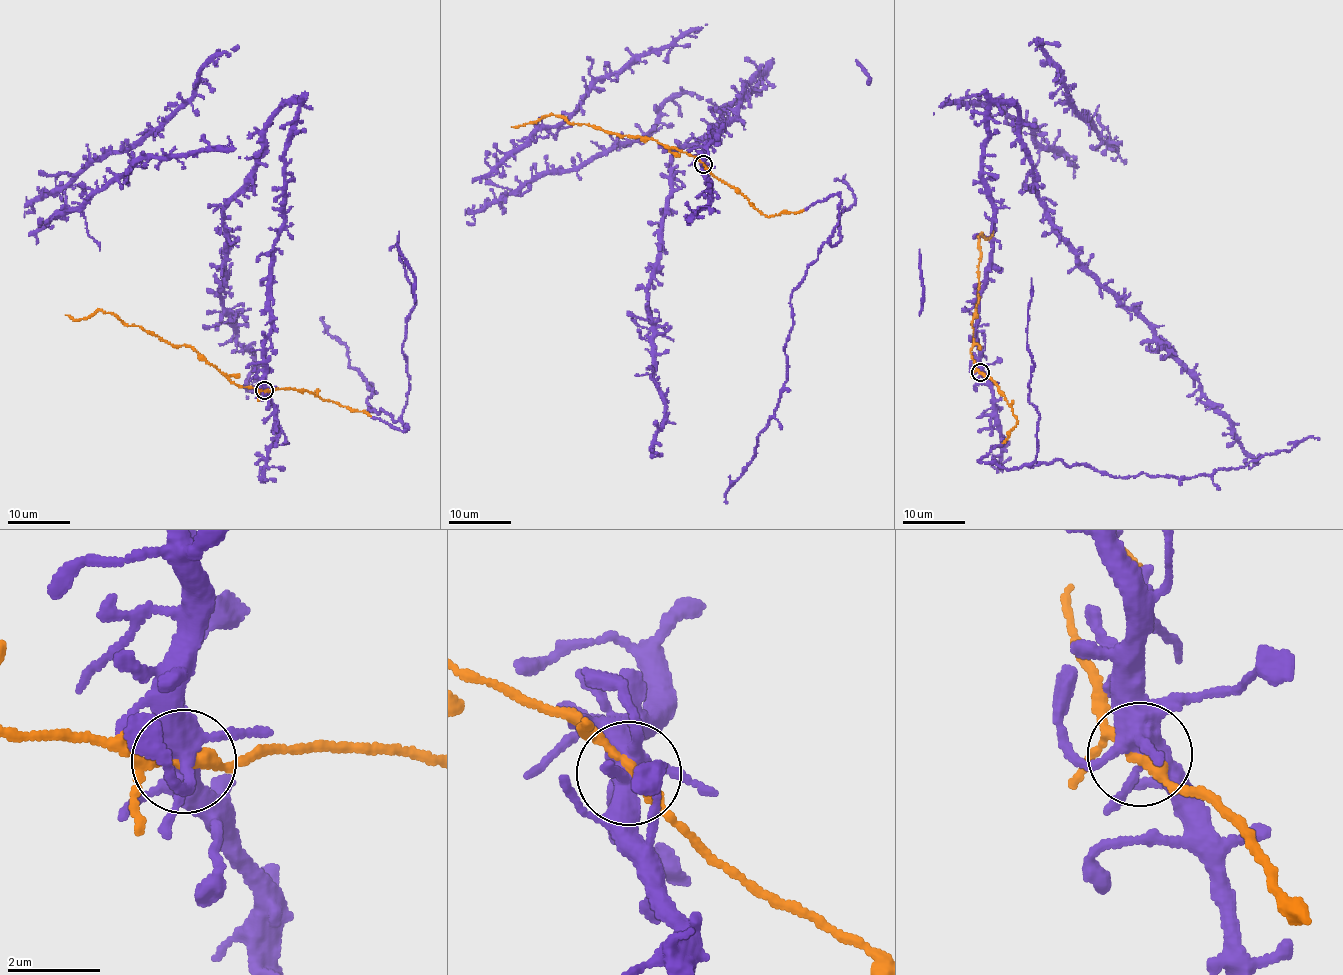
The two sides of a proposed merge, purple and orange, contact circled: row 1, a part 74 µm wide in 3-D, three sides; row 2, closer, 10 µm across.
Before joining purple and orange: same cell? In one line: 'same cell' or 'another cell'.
same cell

